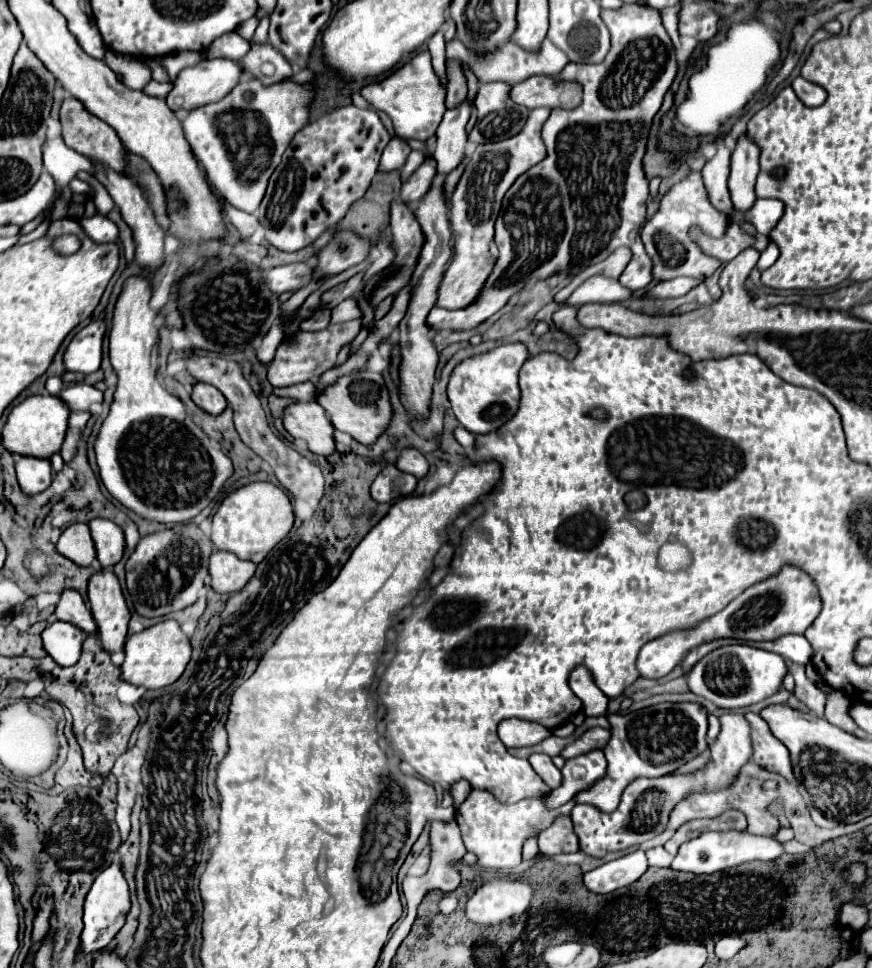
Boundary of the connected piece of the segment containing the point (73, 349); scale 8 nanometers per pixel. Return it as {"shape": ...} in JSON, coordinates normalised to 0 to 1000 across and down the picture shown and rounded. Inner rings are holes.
{"shape":[[[117,331],[106,333],[94,339],[80,353],[73,364],[73,378],[78,384],[106,386],[115,380],[117,374],[117,353],[119,353],[122,337]]]}

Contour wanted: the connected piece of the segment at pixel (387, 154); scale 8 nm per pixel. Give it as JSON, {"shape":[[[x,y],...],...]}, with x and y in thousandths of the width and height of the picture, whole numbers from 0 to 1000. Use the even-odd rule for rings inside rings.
{"shape":[[[450,140],[445,151],[440,153],[438,157],[438,165],[436,165],[436,176],[456,176],[463,171],[466,163],[470,159],[470,151],[463,143],[456,143],[456,140]]]}

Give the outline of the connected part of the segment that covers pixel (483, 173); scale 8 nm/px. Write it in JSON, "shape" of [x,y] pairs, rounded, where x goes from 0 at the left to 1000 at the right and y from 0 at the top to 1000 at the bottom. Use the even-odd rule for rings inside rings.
{"shape":[[[628,112],[610,114],[599,136],[594,136],[583,145],[548,149],[544,159],[539,161],[532,174],[532,180],[516,202],[516,231],[521,242],[521,262],[502,295],[500,316],[511,320],[528,320],[548,306],[553,293],[557,291],[569,271],[560,258],[560,250],[567,248],[567,229],[573,219],[576,205],[596,180],[601,180],[606,174],[624,165],[626,153],[619,143],[619,132],[628,120],[631,120]]]}

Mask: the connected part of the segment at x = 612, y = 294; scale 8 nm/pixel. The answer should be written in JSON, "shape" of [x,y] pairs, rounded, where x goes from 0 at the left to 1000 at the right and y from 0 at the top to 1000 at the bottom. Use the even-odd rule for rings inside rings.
{"shape":[[[679,285],[674,287],[665,298],[658,300],[658,304],[649,310],[654,316],[665,314],[679,314],[679,312],[713,312],[725,308],[725,302],[716,295],[711,295],[709,289],[700,289],[693,285]]]}

